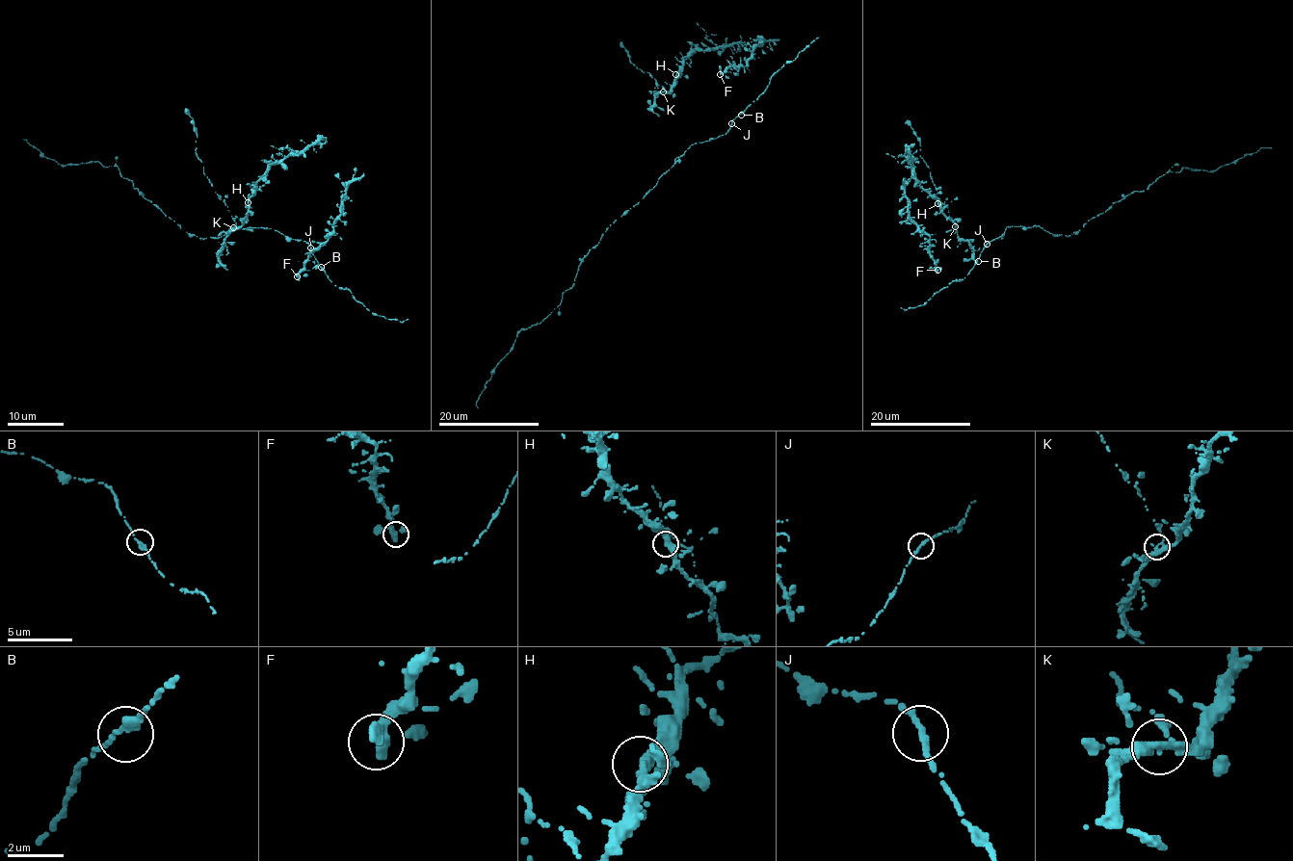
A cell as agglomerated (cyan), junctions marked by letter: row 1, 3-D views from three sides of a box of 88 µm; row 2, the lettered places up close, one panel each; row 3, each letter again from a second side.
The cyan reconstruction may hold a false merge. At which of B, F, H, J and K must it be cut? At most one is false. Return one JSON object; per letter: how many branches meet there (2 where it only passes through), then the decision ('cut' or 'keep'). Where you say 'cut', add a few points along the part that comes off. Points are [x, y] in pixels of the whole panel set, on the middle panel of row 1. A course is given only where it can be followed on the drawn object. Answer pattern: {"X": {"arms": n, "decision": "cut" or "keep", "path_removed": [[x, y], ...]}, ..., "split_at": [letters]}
{"B": {"arms": 2, "decision": "keep"}, "F": {"arms": 3, "decision": "keep"}, "H": {"arms": 3, "decision": "keep"}, "J": {"arms": 2, "decision": "keep"}, "K": {"arms": 3, "decision": "cut", "path_removed": [[663, 91], [664, 88], [646, 71], [638, 69], [629, 60], [630, 56], [620, 41]]}, "split_at": ["K"]}

